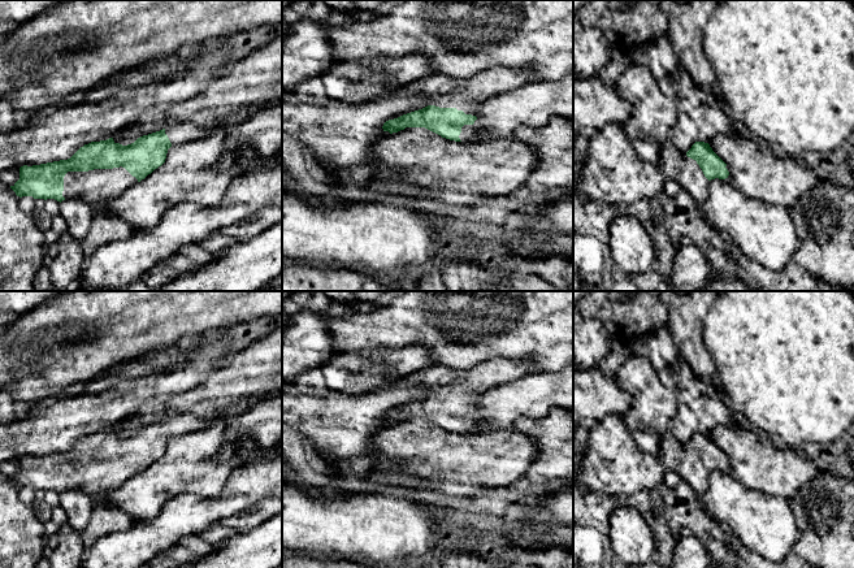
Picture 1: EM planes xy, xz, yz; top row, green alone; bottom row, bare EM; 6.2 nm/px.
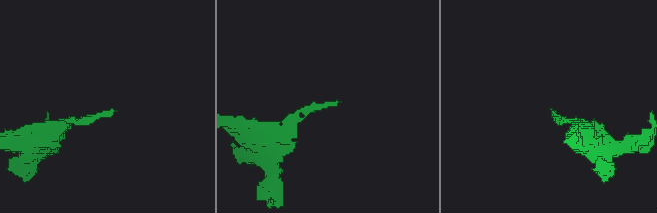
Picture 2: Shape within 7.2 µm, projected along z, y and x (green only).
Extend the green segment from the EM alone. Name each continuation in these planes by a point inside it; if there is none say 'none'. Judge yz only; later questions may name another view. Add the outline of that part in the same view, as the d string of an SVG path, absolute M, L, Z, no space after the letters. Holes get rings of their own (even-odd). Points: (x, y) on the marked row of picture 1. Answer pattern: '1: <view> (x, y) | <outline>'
1: yz (675, 164) | M671 142L662 149L663 173L675 179L698 205L702 205L710 181L705 177L695 160L679 151Z

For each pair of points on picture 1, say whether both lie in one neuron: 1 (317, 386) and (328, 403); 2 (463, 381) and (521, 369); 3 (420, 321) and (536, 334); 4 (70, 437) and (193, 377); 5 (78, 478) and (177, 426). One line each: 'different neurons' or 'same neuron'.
1: different neurons
2: same neuron
3: same neuron
4: same neuron
5: same neuron

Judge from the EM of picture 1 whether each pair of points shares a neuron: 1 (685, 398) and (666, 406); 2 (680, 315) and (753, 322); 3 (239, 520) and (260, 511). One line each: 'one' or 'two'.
1: two
2: two
3: one

